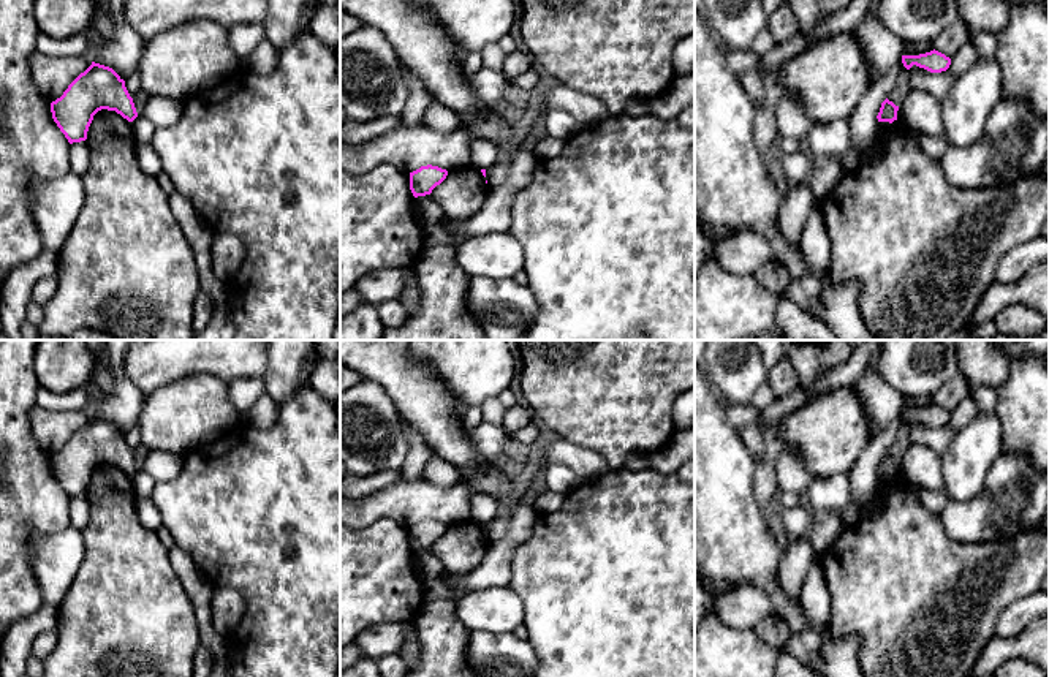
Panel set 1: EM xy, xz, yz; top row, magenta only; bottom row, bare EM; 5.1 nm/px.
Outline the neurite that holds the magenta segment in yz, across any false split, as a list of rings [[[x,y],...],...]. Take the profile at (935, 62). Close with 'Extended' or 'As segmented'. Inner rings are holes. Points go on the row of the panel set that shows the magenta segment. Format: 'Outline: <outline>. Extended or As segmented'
Outline: [[[933,49],[930,52],[919,54],[919,55],[902,55],[902,63],[907,70],[916,65],[930,73],[941,73],[949,68],[951,59]]]. As segmented

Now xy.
Outline: [[[95,62],[51,103],[52,119],[70,144],[87,139],[93,115],[101,109],[116,111],[128,122],[138,117],[125,81],[112,68]]]. As segmented

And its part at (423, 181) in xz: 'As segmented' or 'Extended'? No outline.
As segmented

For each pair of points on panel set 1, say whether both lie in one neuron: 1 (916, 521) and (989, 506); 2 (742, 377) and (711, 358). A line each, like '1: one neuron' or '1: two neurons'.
1: two neurons
2: one neuron

